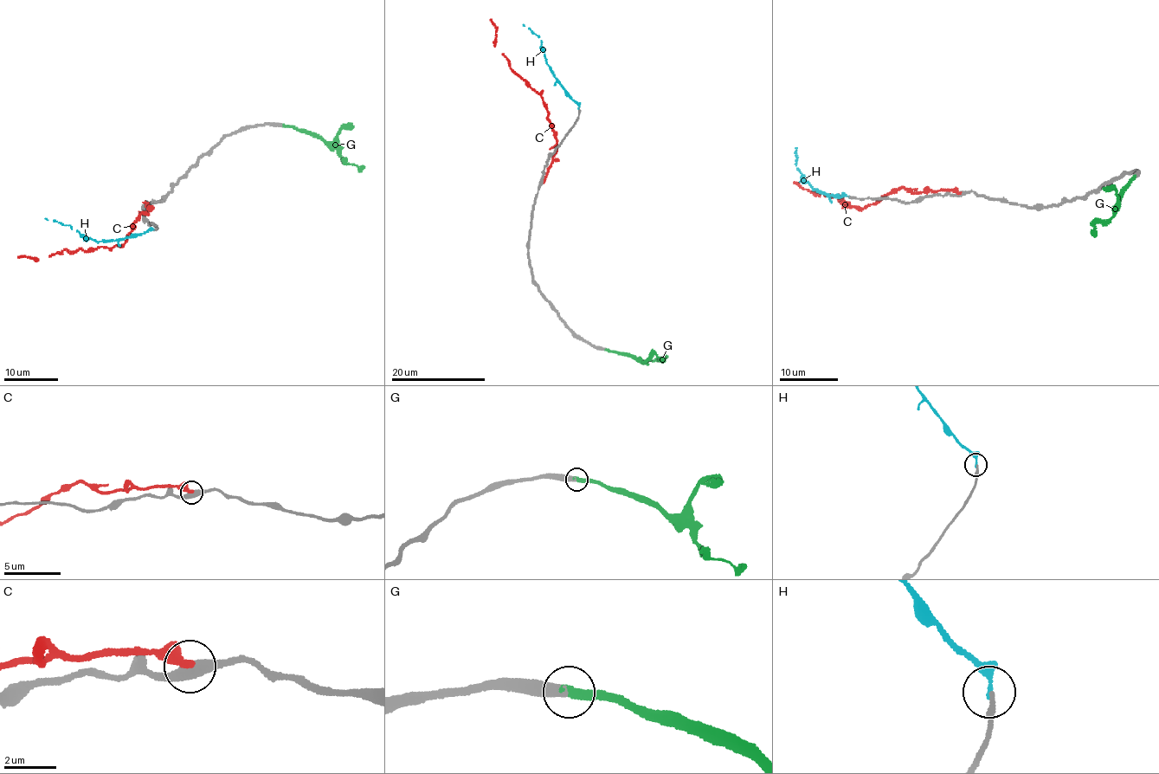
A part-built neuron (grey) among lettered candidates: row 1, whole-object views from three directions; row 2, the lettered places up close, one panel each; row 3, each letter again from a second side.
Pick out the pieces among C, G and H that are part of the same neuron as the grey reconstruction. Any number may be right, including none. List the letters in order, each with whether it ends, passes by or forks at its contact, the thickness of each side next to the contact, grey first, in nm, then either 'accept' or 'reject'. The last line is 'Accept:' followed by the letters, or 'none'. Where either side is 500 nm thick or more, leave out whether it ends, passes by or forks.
C: it ends there; 440 nm thick on the grey side, 360 nm on the other; reject
G: it ends there; 440 nm thick on the grey side, 360 nm on the other; accept
H: it ends there; 180 nm thick on the grey side, 280 nm on the other; reject
Accept: G

